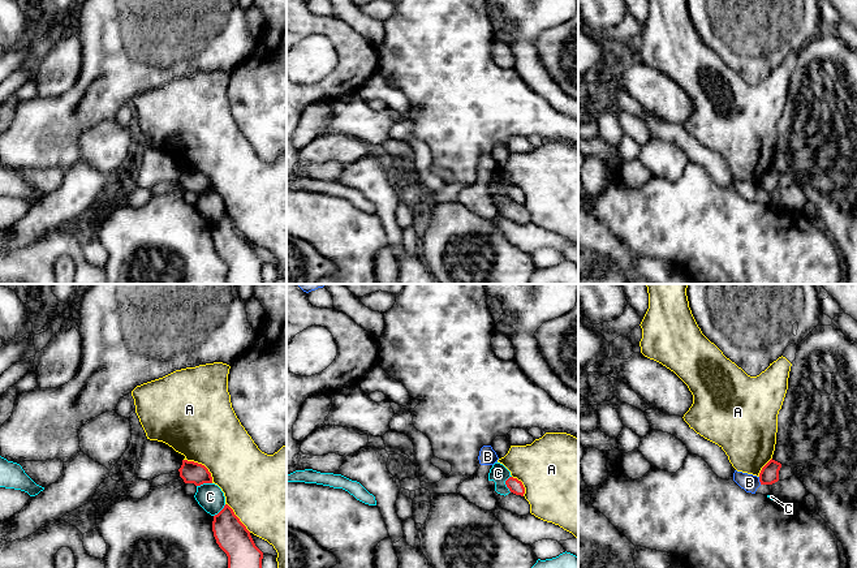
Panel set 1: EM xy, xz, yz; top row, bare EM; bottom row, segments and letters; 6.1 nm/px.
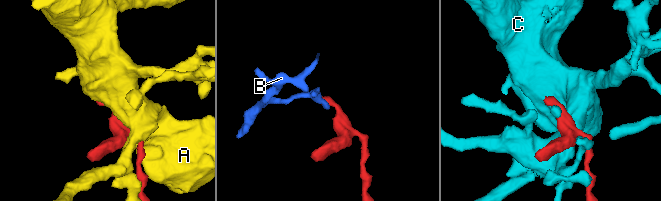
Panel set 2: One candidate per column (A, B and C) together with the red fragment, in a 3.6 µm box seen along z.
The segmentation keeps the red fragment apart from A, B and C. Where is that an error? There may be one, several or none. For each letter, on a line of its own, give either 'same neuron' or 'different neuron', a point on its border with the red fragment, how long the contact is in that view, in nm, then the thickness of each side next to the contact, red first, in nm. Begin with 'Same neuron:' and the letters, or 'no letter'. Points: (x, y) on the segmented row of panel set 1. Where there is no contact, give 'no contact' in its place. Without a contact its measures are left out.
Same neuron: no letter
A: different neuron; meets red in xy at (201, 464); contact 240 nm long; 140 nm thick on the red side, 440 nm on the other
B: different neuron; meets red in yz at (759, 481); contact 50 nm long; 120 nm thick on the red side, 110 nm on the other
C: different neuron; meets red in xz at (505, 483); contact 100 nm long; 90 nm thick on the red side, 110 nm on the other

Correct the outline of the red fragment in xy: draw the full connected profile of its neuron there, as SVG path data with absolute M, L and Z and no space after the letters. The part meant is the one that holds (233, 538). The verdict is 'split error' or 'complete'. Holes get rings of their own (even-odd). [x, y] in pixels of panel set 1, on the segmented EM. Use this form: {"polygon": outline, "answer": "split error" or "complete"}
{"polygon": "M228 504L214 516L212 532L228 556L228 568L262 568L263 552Z", "answer": "complete"}

